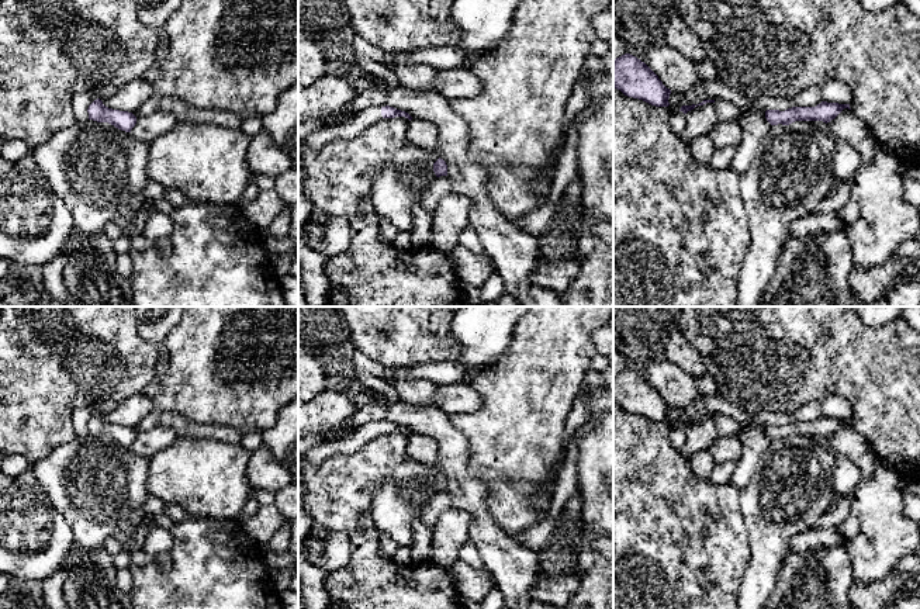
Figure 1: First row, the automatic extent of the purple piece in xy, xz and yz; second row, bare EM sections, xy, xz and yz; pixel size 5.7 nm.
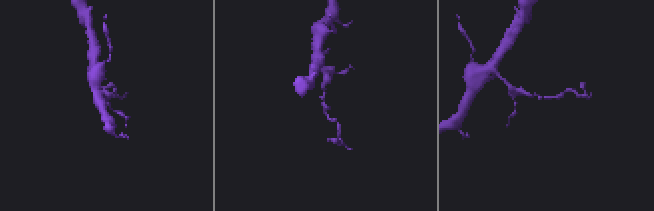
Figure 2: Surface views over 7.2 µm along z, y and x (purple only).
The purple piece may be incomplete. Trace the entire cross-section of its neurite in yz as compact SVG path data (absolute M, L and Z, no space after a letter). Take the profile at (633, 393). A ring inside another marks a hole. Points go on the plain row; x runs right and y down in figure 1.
M625 368L613 374L613 404L656 422L668 422L671 405L640 374Z

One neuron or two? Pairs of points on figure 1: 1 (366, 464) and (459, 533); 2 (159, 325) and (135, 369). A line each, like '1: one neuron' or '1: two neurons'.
1: two neurons
2: two neurons

